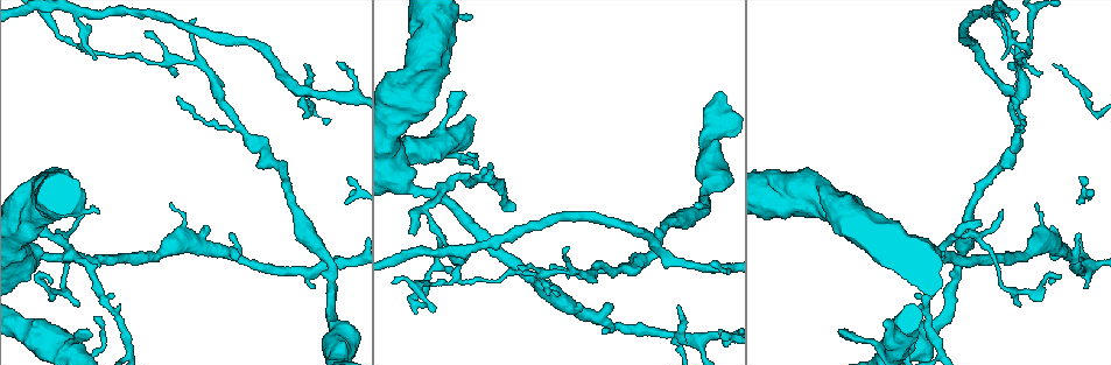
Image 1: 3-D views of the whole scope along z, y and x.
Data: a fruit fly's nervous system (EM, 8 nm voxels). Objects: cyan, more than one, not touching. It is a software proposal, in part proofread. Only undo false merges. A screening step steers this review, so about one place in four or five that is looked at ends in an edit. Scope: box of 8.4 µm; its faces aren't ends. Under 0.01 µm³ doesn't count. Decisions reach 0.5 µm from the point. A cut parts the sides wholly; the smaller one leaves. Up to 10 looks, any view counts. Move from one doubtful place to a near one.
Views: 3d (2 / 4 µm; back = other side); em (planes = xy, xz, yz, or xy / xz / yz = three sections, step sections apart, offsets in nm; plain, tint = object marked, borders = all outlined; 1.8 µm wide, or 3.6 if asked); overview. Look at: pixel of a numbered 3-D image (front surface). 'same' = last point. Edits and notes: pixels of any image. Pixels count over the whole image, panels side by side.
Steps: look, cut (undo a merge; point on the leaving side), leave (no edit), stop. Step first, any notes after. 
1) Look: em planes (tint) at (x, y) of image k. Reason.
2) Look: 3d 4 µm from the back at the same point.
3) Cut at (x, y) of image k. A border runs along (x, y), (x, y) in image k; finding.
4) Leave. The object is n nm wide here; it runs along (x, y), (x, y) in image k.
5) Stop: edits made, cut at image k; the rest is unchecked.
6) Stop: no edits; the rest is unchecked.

Look: 3d 4 µm at (455, 259) of image 1.

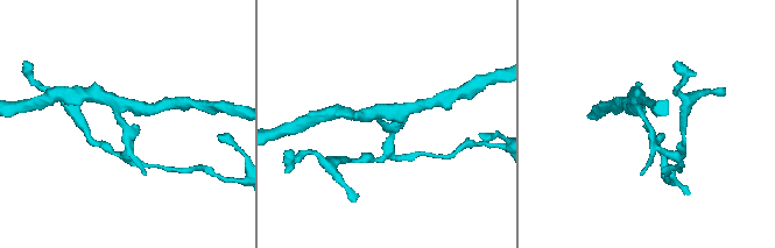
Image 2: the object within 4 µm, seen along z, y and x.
Look: em planes (tint) at (125, 137) of image 2.

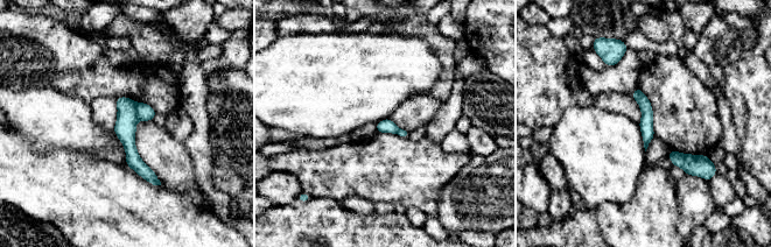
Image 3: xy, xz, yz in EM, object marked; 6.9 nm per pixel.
Cut at (125, 128) of image 3. The part that leaves runs along (120, 99), (132, 157), (156, 182) in image 3; a second cell is stuck on.

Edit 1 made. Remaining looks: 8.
Look: overview.

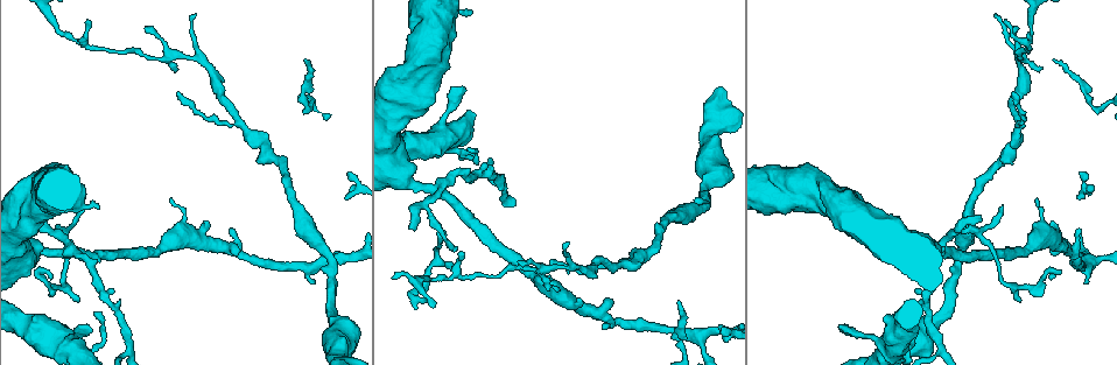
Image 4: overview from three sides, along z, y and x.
Look: em planes (tint) at (610, 266) of image 4. A fork.

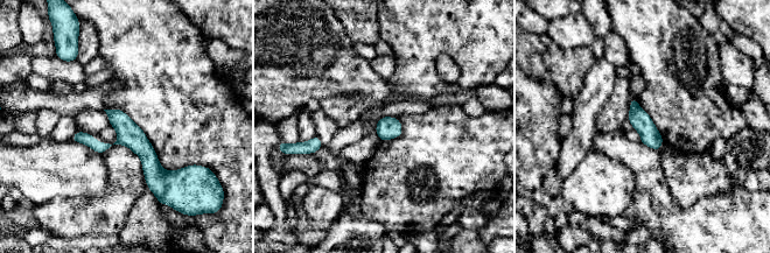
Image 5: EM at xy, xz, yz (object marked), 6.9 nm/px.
Leave. Continuous, no second cell.

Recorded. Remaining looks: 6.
Look: 3d 4 µm at (881, 341) of image 4. Four or more arms meet.

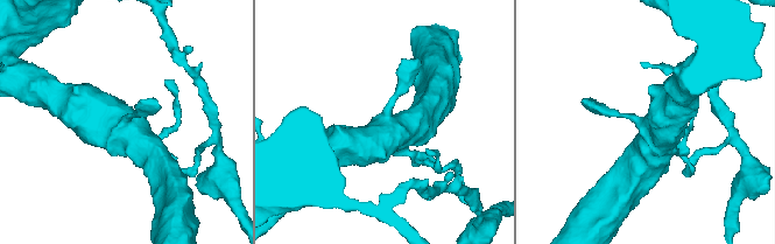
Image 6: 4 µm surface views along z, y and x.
Look: em 3.6 µm planes (tint) at (642, 119) of image 6. 4 arms meet here.

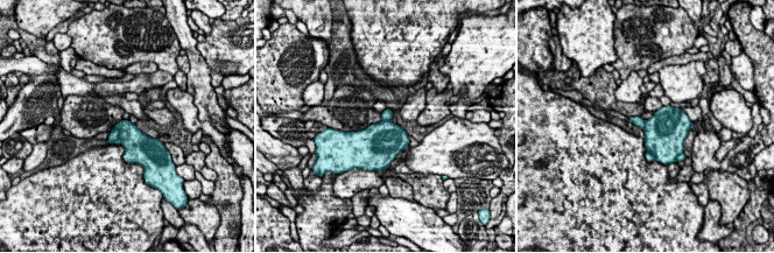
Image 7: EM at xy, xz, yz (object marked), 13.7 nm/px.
Cut at (113, 138) of image 7. A border runs along (114, 127), (118, 129), (119, 141) in image 7; two cells meet here.

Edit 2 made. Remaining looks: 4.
Look: em 3.6 µm xy step 8 (borders) at (31, 191) of image 4. Sudden change in width.

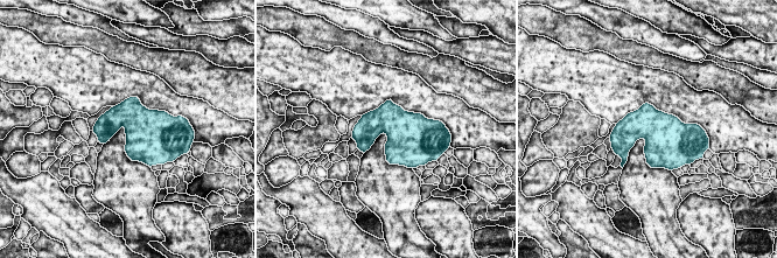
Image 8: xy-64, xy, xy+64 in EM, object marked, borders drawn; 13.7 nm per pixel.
Leave. The object is 360 nm wide here; continuous, no second cell.

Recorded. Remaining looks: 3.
Stop: edits made, cut at image 3, cut at image 7; the rest is unchecked.

